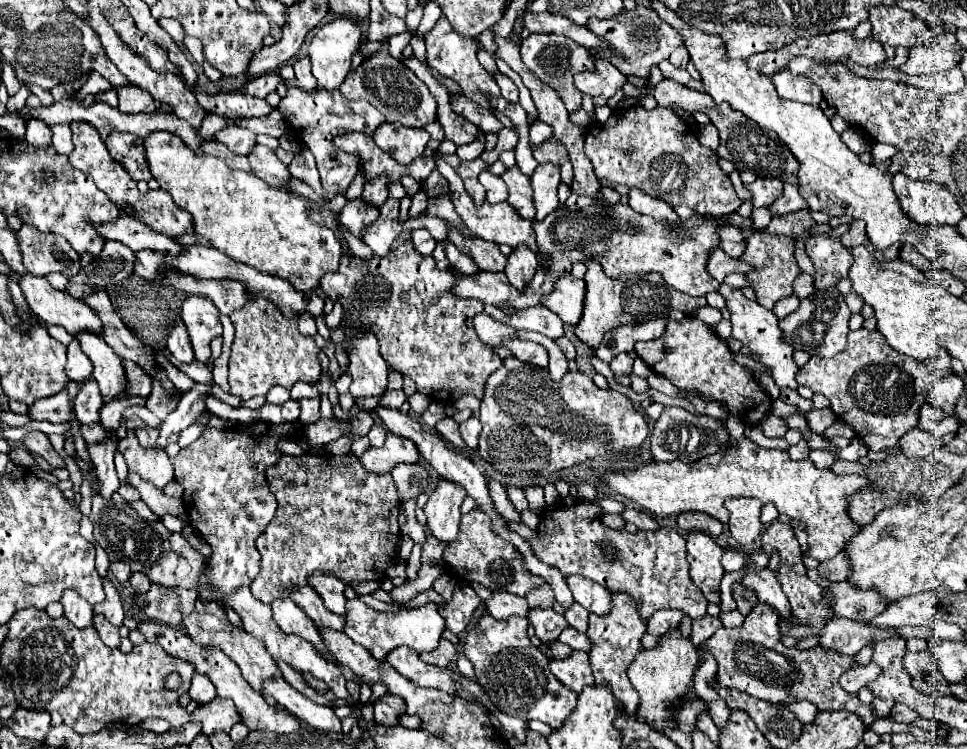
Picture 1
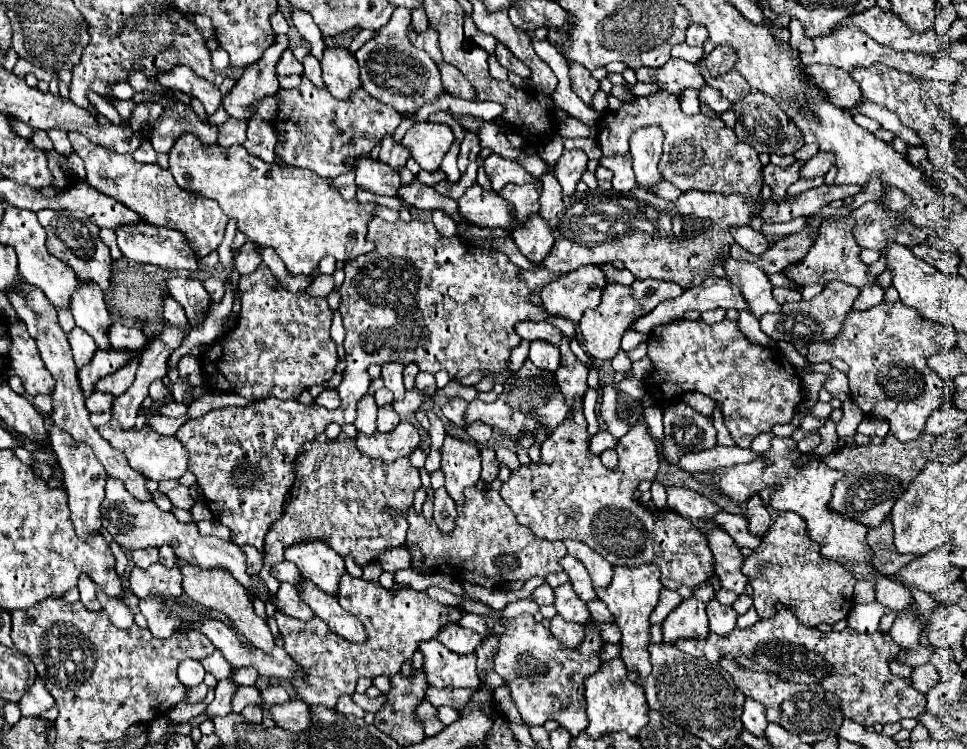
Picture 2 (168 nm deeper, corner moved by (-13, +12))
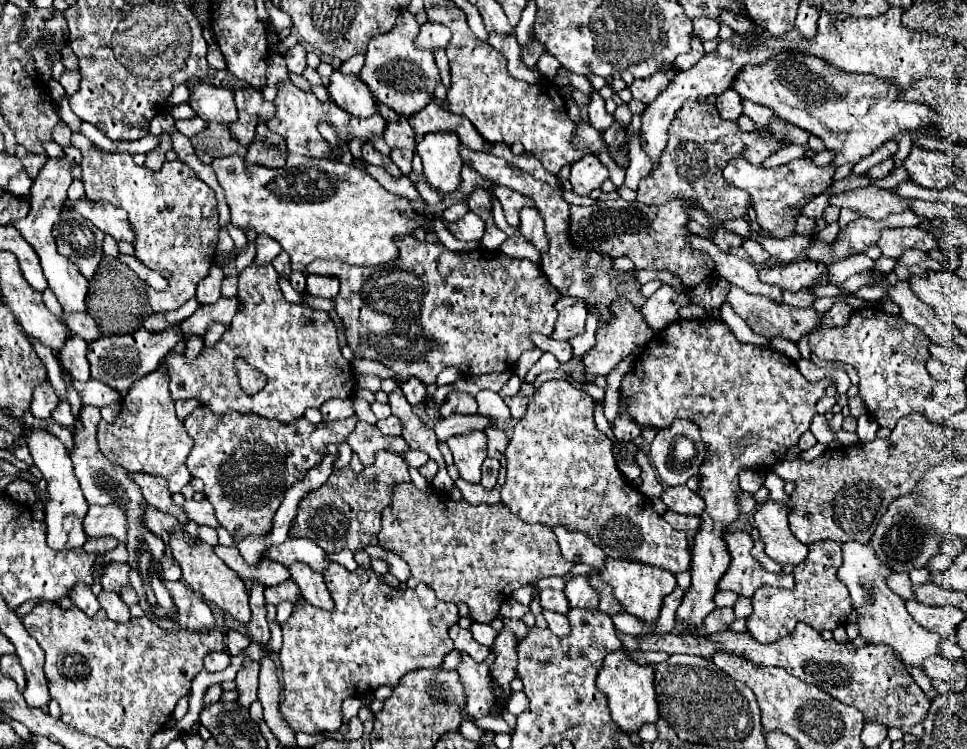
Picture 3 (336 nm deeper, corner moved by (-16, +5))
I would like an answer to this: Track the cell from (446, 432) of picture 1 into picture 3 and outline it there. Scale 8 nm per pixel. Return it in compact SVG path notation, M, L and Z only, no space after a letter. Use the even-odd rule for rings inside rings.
M452 391L448 393L446 401L440 405L440 415L448 417L452 413L462 413L462 415L476 415L478 411L478 403L472 395L468 393L460 393L460 391Z

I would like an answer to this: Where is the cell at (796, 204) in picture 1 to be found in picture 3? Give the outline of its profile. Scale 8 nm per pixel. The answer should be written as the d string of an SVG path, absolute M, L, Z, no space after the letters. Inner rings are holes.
M784 49L760 65L744 65L744 69L740 69L740 73L736 75L732 89L748 101L772 107L780 119L790 121L790 123L806 129L808 133L818 135L826 143L828 149L834 149L838 153L836 159L832 161L836 167L840 167L844 163L858 163L862 157L872 155L882 143L894 139L900 131L906 131L906 129L928 127L933 129L935 136L938 137L934 127L938 123L942 123L940 109L934 111L924 103L908 103L908 101L898 99L902 89L888 79L848 73L848 71L842 71L838 67L832 67L830 63L822 61L820 57L792 51L792 49L790 51Z

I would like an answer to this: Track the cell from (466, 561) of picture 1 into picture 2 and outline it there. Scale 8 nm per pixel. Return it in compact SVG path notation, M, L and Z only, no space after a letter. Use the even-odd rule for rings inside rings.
M465 490L465 506L457 508L459 518L455 530L441 534L435 522L425 520L409 508L409 530L405 546L419 548L425 554L431 572L447 574L457 582L471 582L485 588L513 580L527 582L533 576L563 572L559 560L567 554L563 542L541 542L529 534L513 516L505 500L495 490Z

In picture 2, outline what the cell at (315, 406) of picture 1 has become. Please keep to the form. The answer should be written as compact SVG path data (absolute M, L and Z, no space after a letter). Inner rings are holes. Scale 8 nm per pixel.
M323 390L323 392L315 398L315 402L317 402L319 406L323 406L323 408L333 410L333 408L339 406L339 394L337 394L337 390Z

